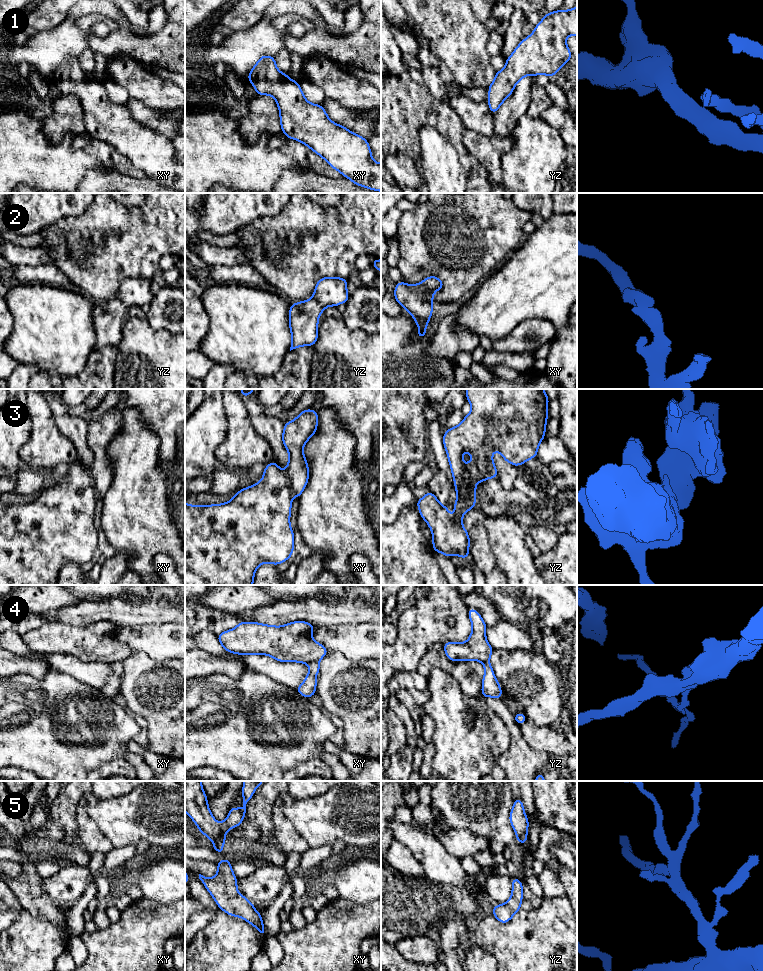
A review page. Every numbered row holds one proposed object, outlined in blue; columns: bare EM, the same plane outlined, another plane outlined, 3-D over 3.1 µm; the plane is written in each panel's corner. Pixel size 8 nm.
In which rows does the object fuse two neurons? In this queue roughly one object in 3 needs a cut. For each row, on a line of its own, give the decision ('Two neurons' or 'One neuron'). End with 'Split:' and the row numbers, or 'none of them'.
1: One neuron
2: One neuron
3: Two neurons
4: Two neurons
5: One neuron
Split: 3, 4

